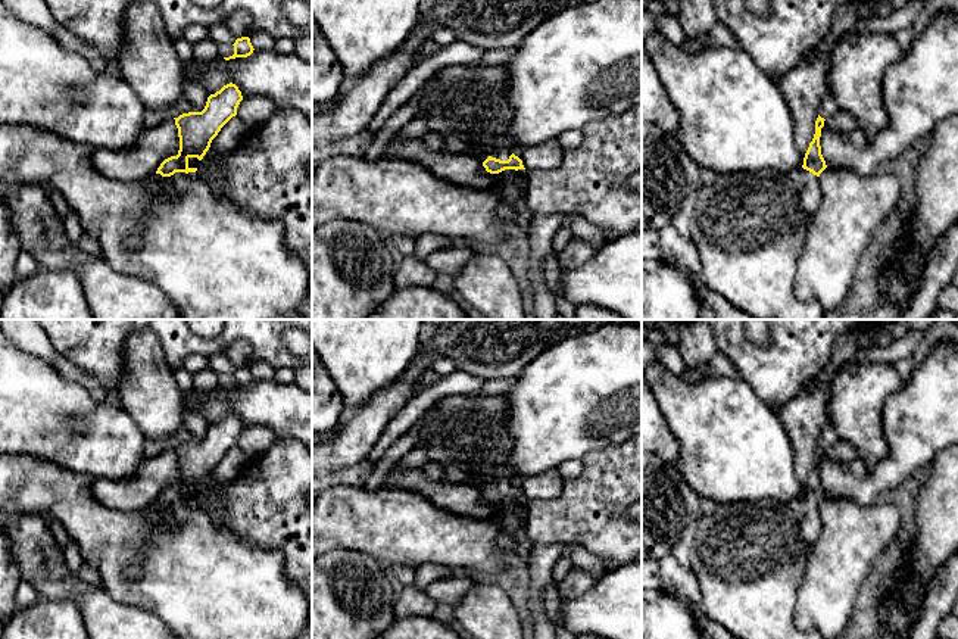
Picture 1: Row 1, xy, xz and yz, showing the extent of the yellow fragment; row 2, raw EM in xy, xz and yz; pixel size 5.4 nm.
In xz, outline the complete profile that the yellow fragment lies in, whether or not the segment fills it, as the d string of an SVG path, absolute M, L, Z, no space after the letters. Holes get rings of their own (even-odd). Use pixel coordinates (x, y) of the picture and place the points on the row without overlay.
M503 395L446 396L415 423L421 428L415 448L424 446L428 459L443 465L444 481L469 484L490 504L525 499L508 465L509 420Z

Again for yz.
M818 445L815 464L801 499L717 504L714 512L702 515L696 526L690 570L700 589L703 611L709 620L725 627L737 639L823 639L817 630L801 630L795 624L795 605L809 554L821 533L818 506L827 498L820 476L824 451Z

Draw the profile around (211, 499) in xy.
M209 479L197 496L197 505L206 512L216 529L225 529L227 499L225 487L213 479Z

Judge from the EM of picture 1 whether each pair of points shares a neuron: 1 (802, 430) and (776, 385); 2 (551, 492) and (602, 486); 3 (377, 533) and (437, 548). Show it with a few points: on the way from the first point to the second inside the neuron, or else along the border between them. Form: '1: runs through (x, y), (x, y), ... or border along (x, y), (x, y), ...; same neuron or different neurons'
1: border along (801, 389), (783, 404); different neurons
2: border along (564, 480), (562, 491), (555, 499), (527, 499); different neurons
3: runs through (392, 533), (423, 533); same neuron

